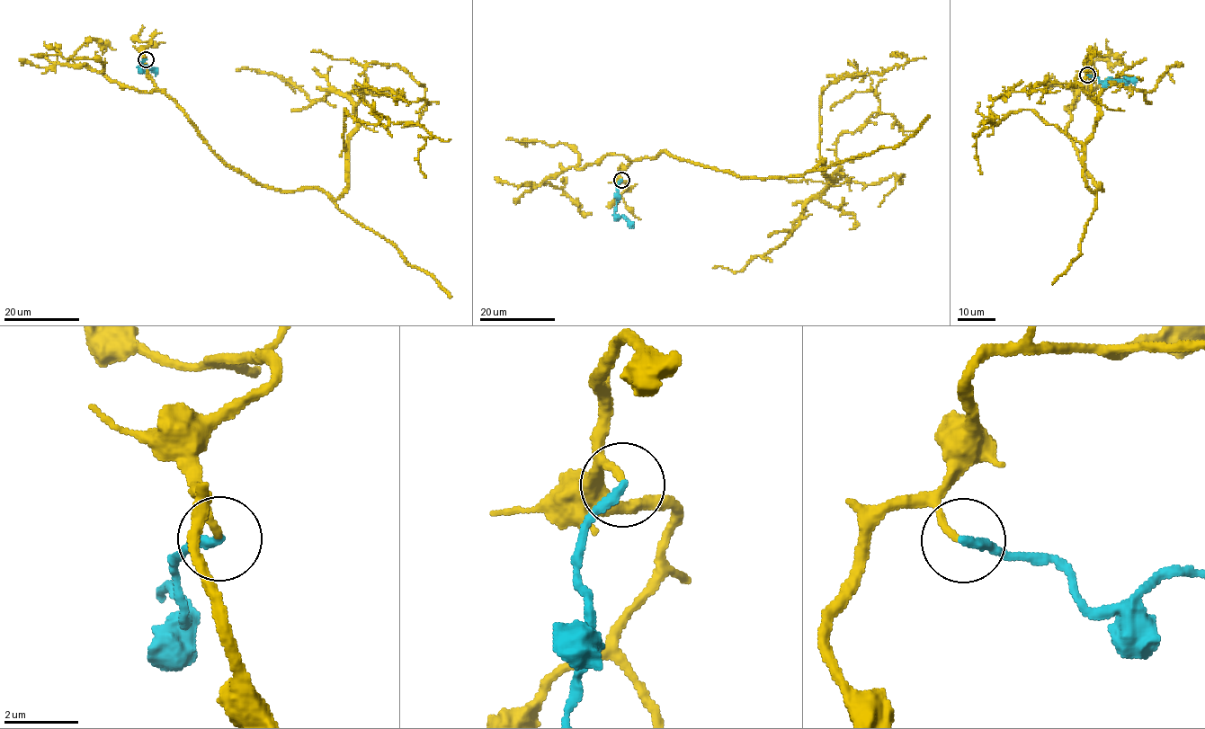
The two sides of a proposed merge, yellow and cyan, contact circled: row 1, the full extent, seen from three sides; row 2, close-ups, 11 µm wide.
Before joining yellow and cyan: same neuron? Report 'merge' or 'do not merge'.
merge

